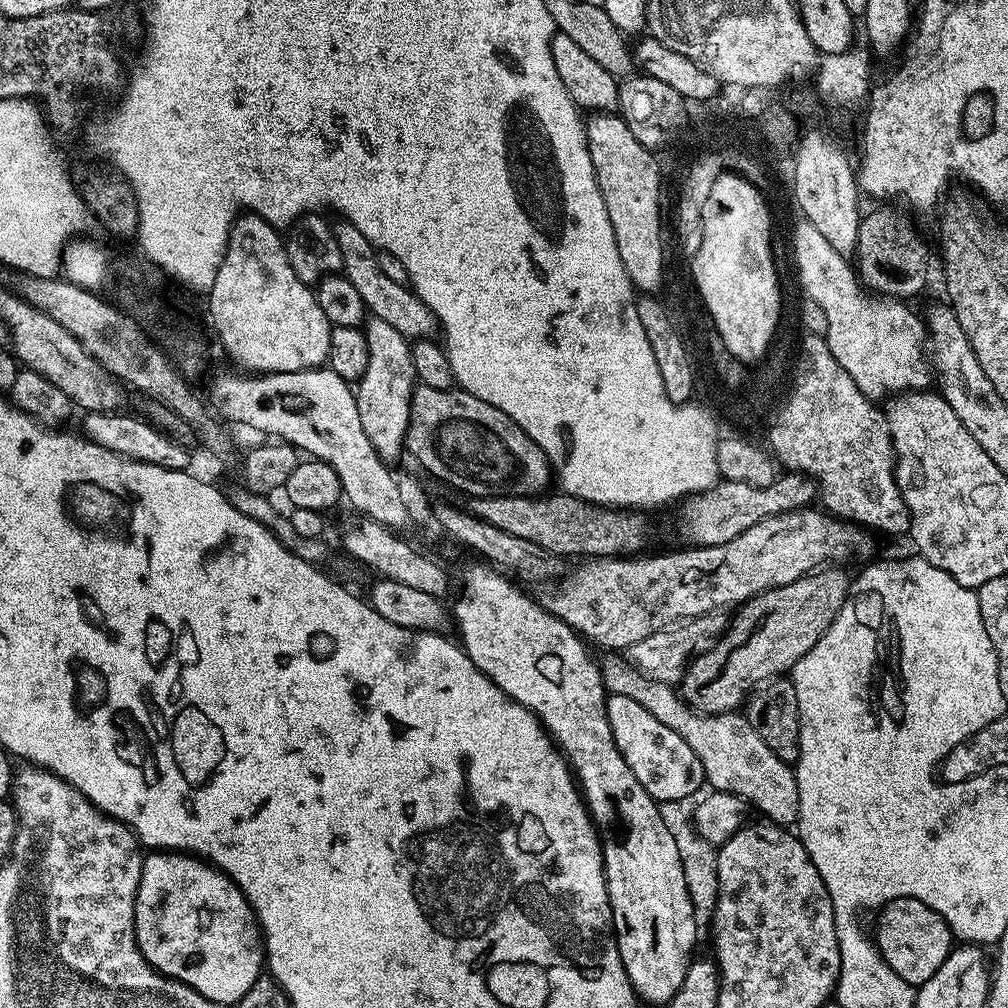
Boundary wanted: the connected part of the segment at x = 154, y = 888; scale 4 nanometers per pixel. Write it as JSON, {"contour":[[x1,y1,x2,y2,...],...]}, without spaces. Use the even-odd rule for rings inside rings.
{"contour":[[152,850,144,856,144,865,140,871,140,881,136,891,134,926,136,927,138,950,146,958,146,962,151,968,172,980,181,980,186,986,198,990,198,994,202,994,214,1002,222,1002,225,1006,239,1005,242,994,246,994,246,990,250,990,250,986,254,986,254,982,261,979,262,969,266,964,264,941,262,939,262,929,256,922,256,915,252,913,252,907,248,905,248,899,244,897,243,890,225,872,221,872,218,868,213,868,208,861,200,859,199,856,167,850]]}

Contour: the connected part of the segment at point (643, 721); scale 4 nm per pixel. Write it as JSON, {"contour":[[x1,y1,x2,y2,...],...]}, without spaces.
{"contour":[[609,695,606,714,610,718,614,742,618,750,622,750,622,758,626,758,626,766,634,770,634,778,642,782,646,794,656,801,684,800,705,783,702,762,696,760,694,750,690,750,690,746,686,746,683,738,674,734,670,726,662,726,646,706,638,706,634,698]]}

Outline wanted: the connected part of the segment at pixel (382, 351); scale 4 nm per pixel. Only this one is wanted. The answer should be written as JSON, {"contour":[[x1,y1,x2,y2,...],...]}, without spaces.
{"contour":[[372,316,362,328,368,361,364,376,355,385,358,418,362,418,362,430,366,430,366,438,374,446,374,450,385,462,393,462,405,451,404,439,408,429,410,406,412,405,412,389,418,381,414,374,412,361,412,345,408,337,398,334,394,326,382,322,382,318]]}

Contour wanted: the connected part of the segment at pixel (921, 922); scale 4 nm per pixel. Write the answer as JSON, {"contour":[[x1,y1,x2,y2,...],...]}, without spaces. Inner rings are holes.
{"contour":[[914,898,891,900,879,909,876,918,876,932,874,928,876,949,880,951,882,958,886,958,890,970,894,970,898,978,906,978,906,982,914,986,925,984,927,980,934,978,934,970,938,970,938,966,942,966,942,962,946,962,946,958,952,953,954,937,948,928,948,923,937,912,930,910,926,902,918,902]]}

